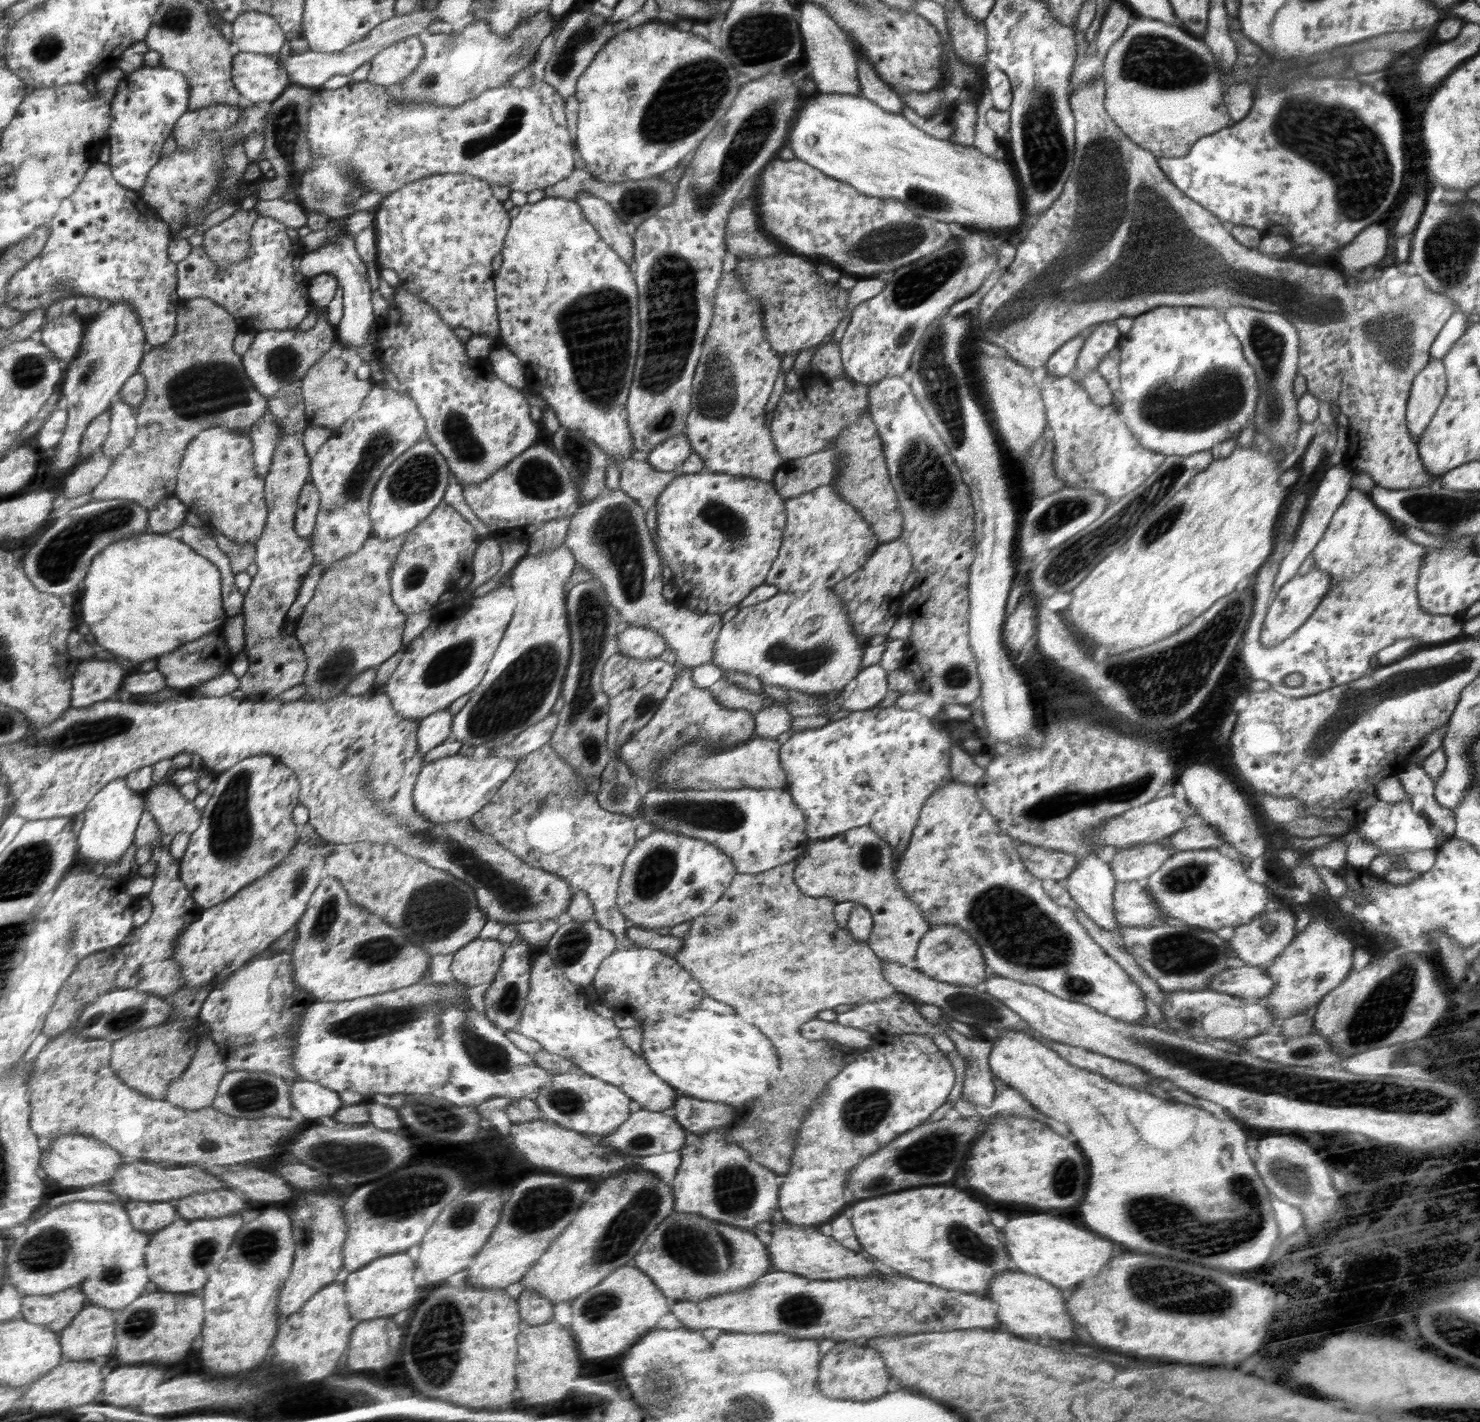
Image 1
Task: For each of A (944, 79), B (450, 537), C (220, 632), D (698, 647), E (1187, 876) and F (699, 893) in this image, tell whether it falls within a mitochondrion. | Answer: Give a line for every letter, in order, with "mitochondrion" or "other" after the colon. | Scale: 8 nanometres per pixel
A: other
B: other
C: other
D: other
E: mitochondrion
F: mitochondrion

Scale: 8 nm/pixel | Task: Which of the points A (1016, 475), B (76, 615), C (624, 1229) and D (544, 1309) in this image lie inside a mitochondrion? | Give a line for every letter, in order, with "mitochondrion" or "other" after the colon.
A: other
B: other
C: mitochondrion
D: other

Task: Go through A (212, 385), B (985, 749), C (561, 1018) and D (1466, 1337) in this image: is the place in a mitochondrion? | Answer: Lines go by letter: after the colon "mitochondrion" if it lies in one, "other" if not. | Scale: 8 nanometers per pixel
A: mitochondrion
B: other
C: other
D: mitochondrion

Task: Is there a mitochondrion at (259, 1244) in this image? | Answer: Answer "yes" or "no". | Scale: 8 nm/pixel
yes

